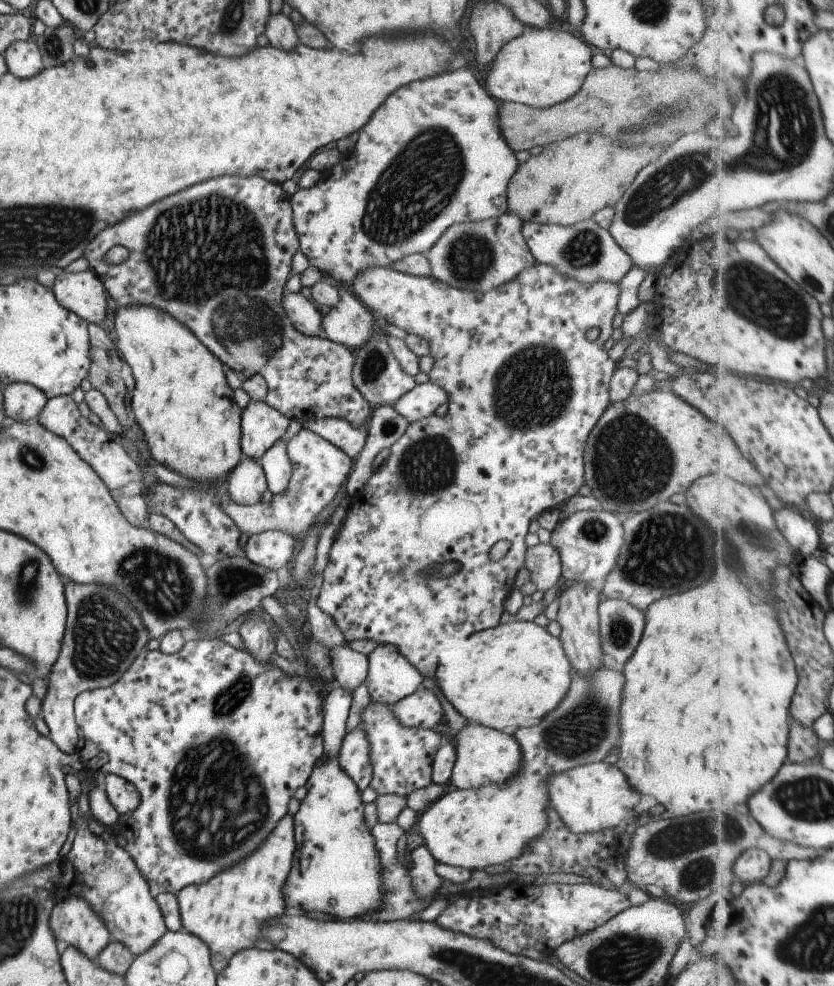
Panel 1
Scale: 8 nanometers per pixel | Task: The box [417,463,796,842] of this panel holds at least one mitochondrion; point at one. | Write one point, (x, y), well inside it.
(665, 552)

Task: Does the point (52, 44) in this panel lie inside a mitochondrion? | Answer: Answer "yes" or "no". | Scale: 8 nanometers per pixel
yes

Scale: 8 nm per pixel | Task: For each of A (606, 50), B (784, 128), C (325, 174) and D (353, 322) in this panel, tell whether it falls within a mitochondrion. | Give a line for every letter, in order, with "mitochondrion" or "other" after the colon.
A: other
B: mitochondrion
C: other
D: mitochondrion

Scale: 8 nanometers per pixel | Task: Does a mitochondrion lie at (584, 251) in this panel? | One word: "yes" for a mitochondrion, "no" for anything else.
yes

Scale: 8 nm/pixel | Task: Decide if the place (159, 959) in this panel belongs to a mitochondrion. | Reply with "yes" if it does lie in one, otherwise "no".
yes

